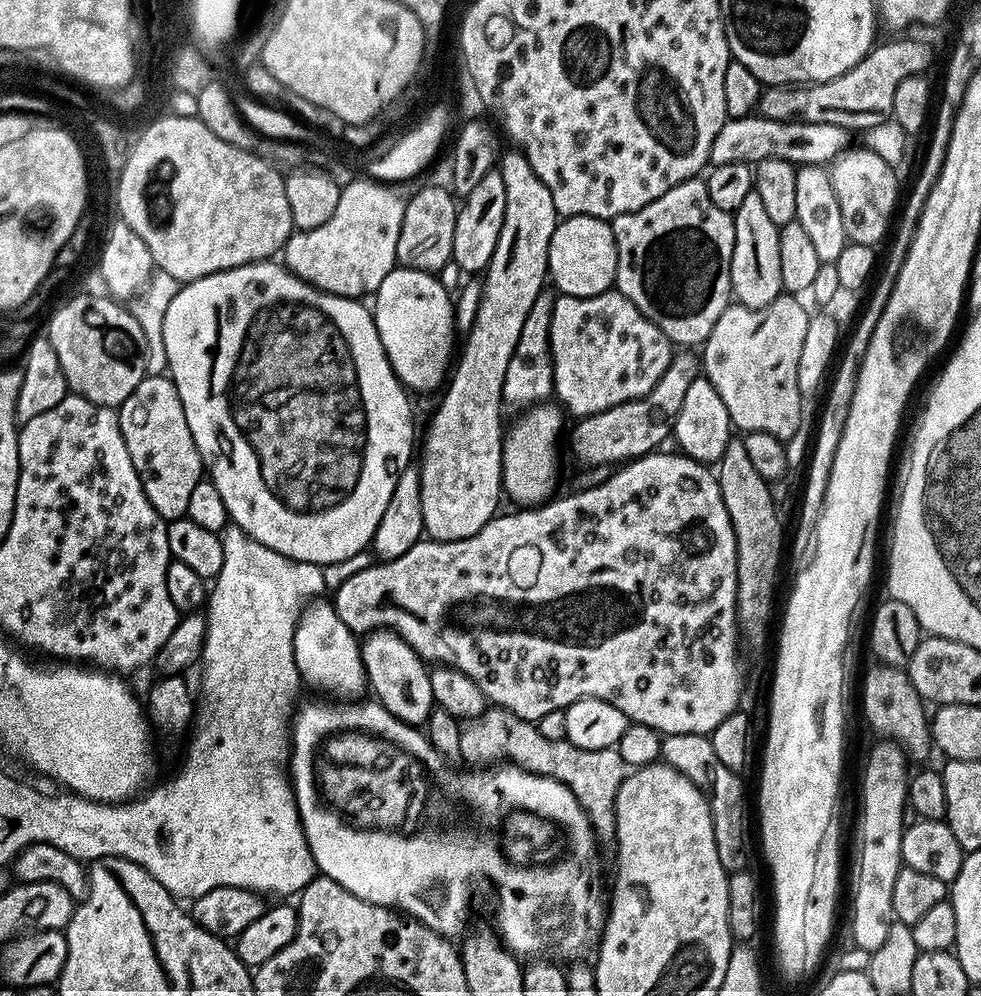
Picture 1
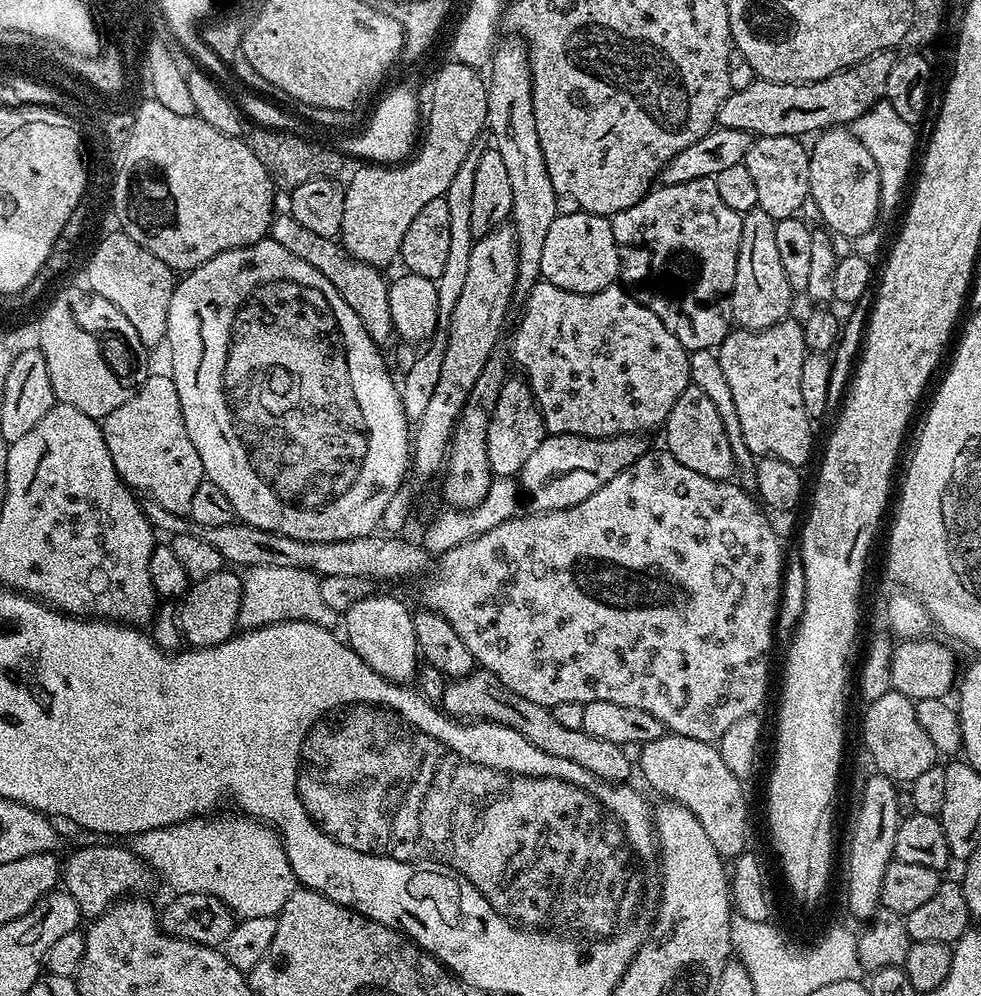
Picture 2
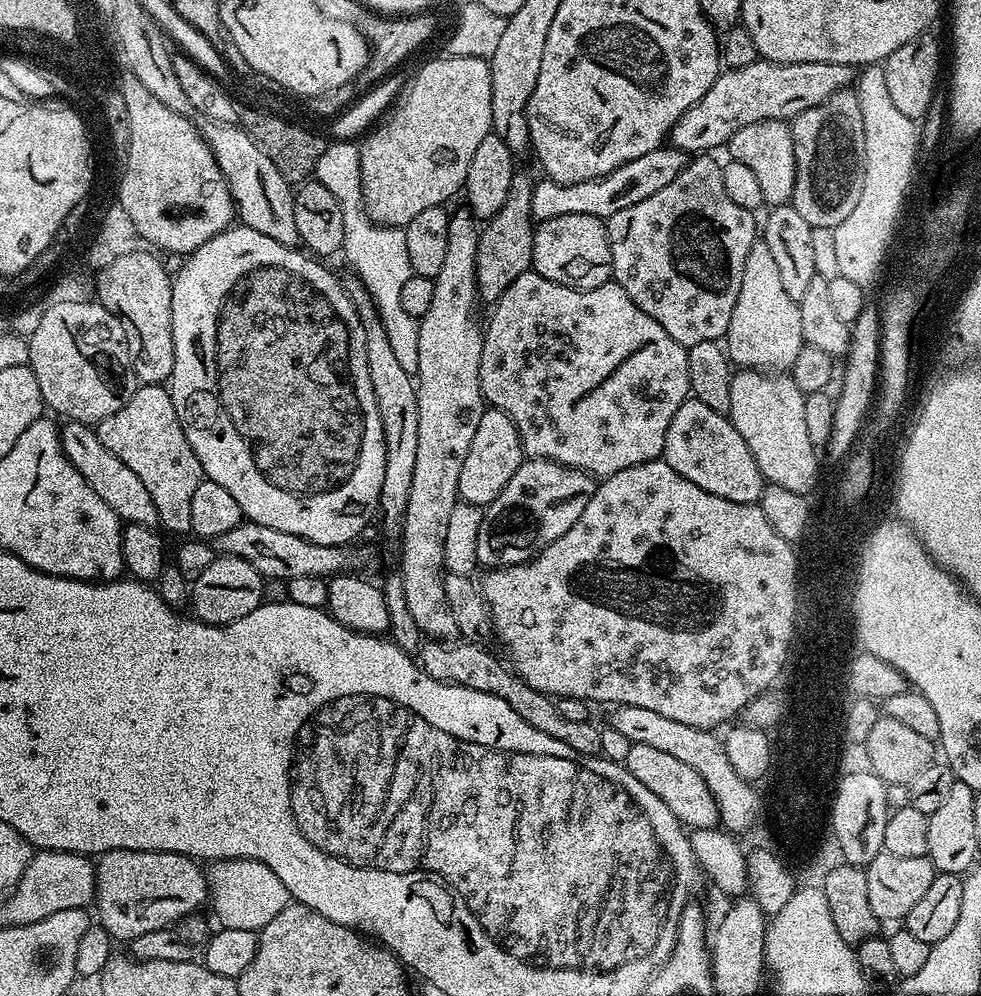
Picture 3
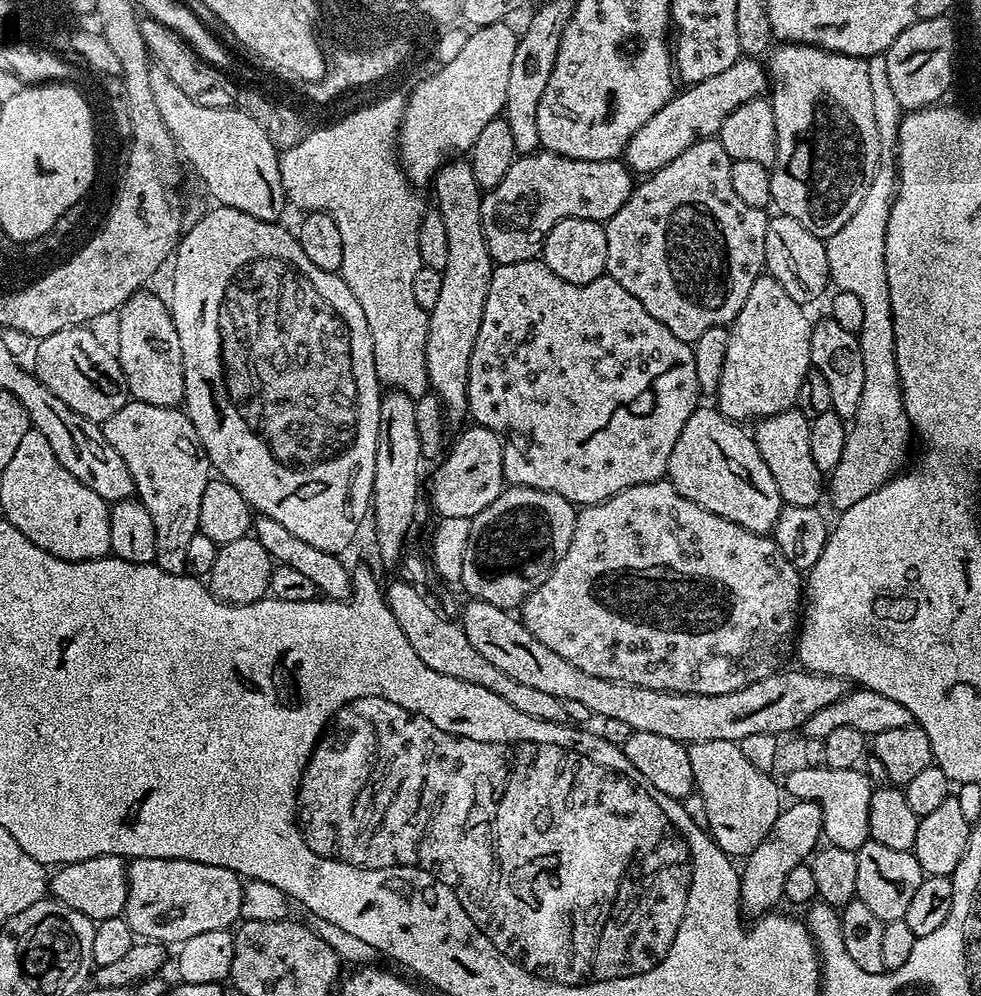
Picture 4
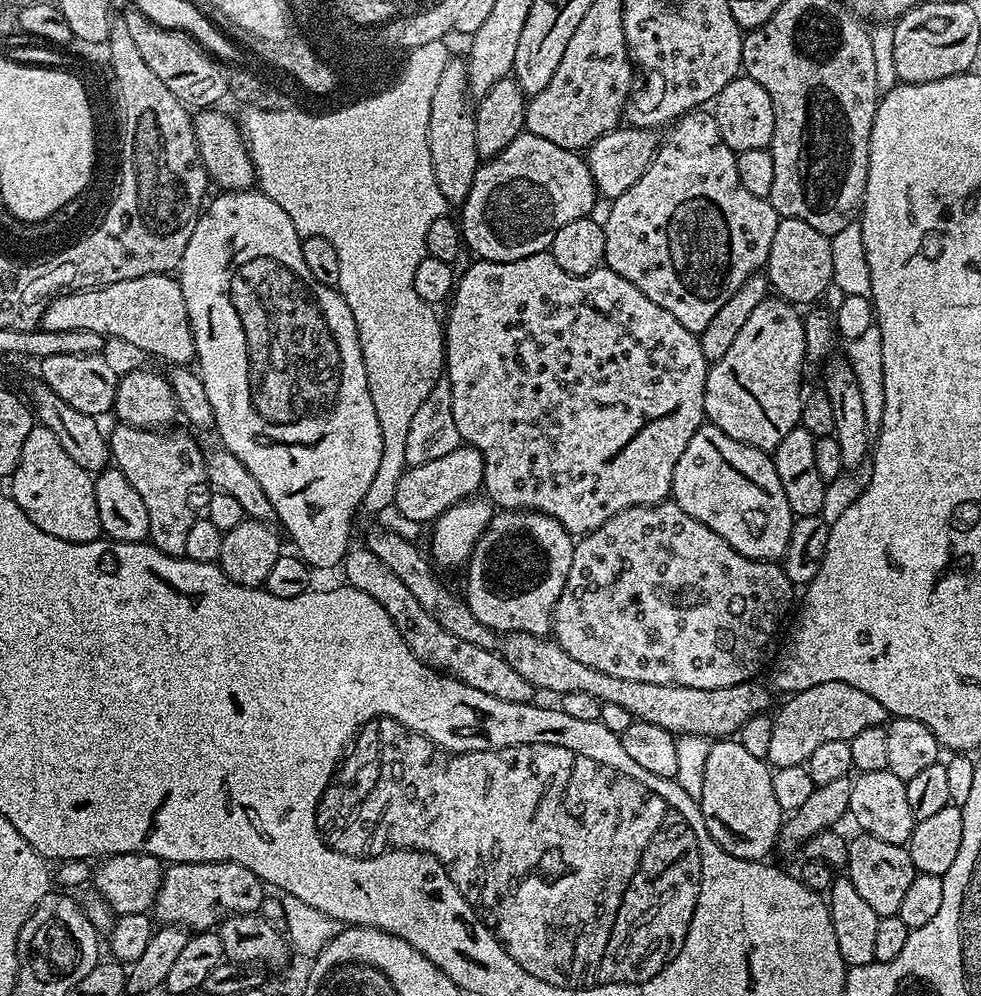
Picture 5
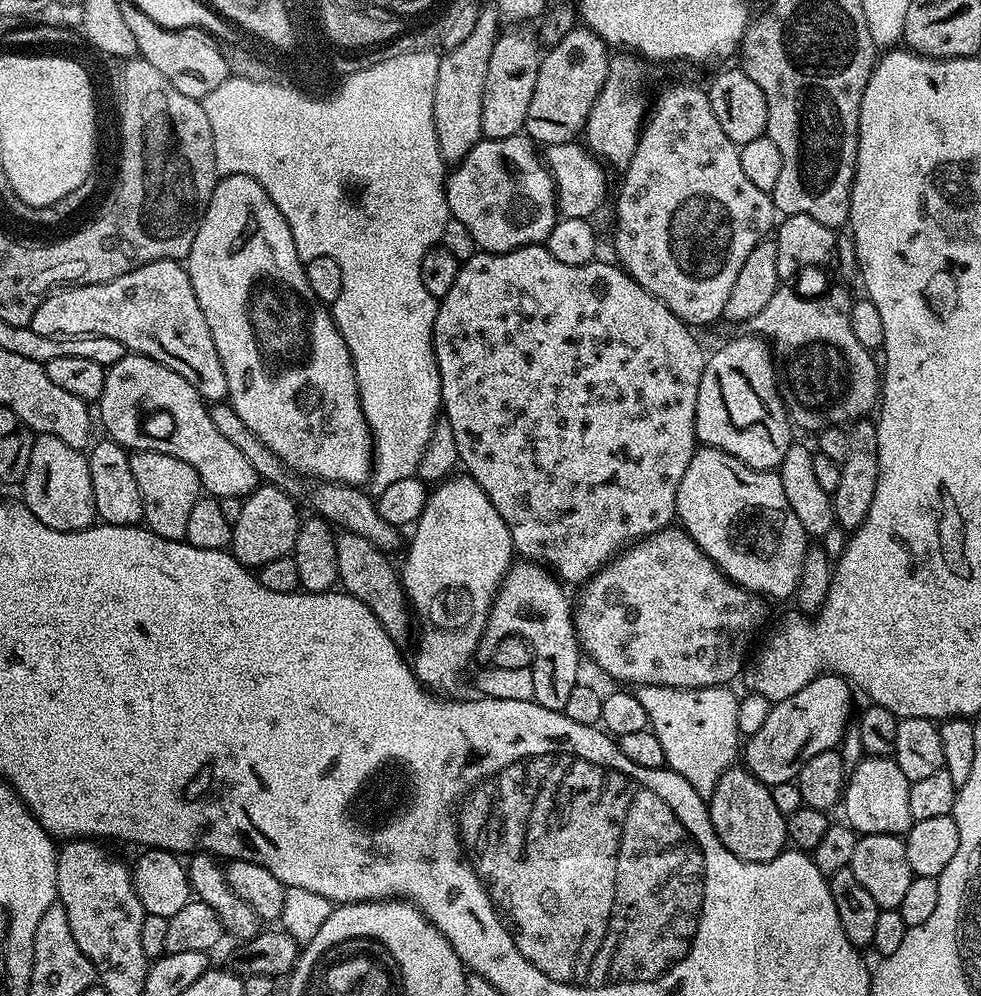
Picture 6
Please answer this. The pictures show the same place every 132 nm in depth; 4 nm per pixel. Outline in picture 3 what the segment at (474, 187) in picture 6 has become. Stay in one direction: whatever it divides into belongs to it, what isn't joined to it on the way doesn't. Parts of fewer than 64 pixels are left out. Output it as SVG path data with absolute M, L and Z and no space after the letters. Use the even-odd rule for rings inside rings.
M661 146L650 150L650 154L642 154L642 158L634 158L634 162L626 162L626 166L618 166L618 170L590 182L559 184L547 178L537 179L532 190L533 217L542 221L558 218L562 214L590 214L601 218L613 216L618 214L618 210L634 206L634 202L642 202L645 198L650 198L650 194L658 194L658 190L670 186L670 182L674 182L676 175L689 161L689 153L671 146Z

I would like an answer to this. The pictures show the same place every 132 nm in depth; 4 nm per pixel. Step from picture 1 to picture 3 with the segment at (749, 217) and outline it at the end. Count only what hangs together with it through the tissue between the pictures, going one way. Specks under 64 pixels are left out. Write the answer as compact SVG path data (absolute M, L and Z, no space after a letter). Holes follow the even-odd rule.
M758 238L750 246L746 267L742 269L742 290L738 290L738 302L734 302L734 314L730 314L730 326L726 337L728 359L740 370L784 374L791 369L798 350L806 347L802 334L802 318L798 315L798 301L790 298L782 287L782 277L770 246Z

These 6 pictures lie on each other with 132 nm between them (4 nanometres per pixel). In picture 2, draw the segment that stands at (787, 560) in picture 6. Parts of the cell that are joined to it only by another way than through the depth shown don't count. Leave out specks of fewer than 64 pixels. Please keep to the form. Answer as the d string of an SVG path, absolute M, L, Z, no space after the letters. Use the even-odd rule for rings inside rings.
M691 386L682 390L678 402L674 402L674 410L670 410L662 432L668 435L667 451L678 458L682 466L690 466L690 470L706 474L706 478L726 481L733 479L736 463L730 450L730 438L726 438L722 418L718 418L718 410L714 407L714 402L710 402L706 390Z

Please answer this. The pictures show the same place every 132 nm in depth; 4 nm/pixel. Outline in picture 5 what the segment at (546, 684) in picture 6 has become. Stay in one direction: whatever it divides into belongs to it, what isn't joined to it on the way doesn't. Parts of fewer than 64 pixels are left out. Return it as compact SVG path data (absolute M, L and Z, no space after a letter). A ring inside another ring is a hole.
M523 508L497 511L478 538L476 550L466 565L466 599L474 618L498 634L525 632L531 636L547 637L552 630L552 608L562 594L562 586L566 586L575 549L572 533L546 514L529 512Z

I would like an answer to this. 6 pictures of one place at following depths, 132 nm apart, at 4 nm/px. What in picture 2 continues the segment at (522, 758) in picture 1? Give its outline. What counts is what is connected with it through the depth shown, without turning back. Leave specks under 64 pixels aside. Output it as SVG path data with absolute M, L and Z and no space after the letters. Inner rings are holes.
M477 667L470 674L457 676L448 680L444 690L443 711L447 715L461 722L475 722L477 720L489 720L491 724L501 724L510 730L518 730L522 738L534 742L538 750L546 750L558 758L570 758L570 762L578 762L590 774L607 780L613 784L623 784L634 772L634 766L622 754L620 745L614 742L605 742L603 738L594 738L586 734L583 728L569 730L567 726L561 726L550 708L542 707L538 702L530 702L522 698L522 694L514 694L510 686L502 686L494 674L486 669Z

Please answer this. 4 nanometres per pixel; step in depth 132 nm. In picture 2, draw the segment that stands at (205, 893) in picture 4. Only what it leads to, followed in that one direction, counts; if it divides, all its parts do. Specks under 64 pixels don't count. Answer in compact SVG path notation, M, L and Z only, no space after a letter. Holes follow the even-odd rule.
M96 842L88 844L77 852L72 852L62 864L62 888L78 902L81 917L95 918L101 916L118 900L131 897L133 894L144 894L154 881L150 865L142 862L133 854L131 847L116 846L114 842Z

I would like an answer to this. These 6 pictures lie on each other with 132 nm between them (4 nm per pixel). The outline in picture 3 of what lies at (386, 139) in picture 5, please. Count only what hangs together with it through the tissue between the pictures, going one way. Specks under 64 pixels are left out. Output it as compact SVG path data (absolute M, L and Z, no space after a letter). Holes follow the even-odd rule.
M333 142L325 147L322 158L318 158L316 163L314 176L322 186L326 186L326 190L330 190L330 194L334 194L338 198L338 202L342 206L342 222L344 223L342 256L348 259L349 266L356 271L353 272L355 279L359 280L370 294L380 315L382 326L386 330L386 338L390 338L390 347L394 350L394 358L401 364L402 370L414 374L418 370L418 320L402 307L402 286L406 286L408 279L413 276L403 228L393 228L390 224L376 224L364 209L362 178L360 177L360 149L355 143Z

